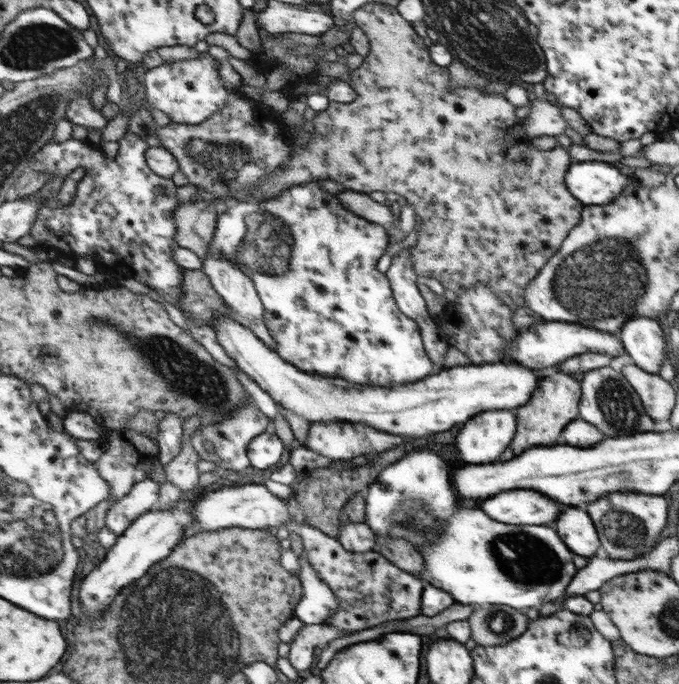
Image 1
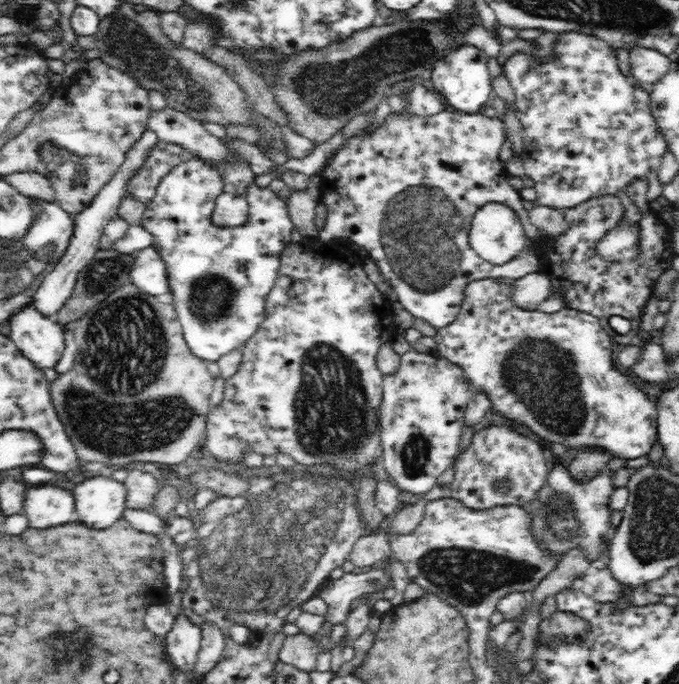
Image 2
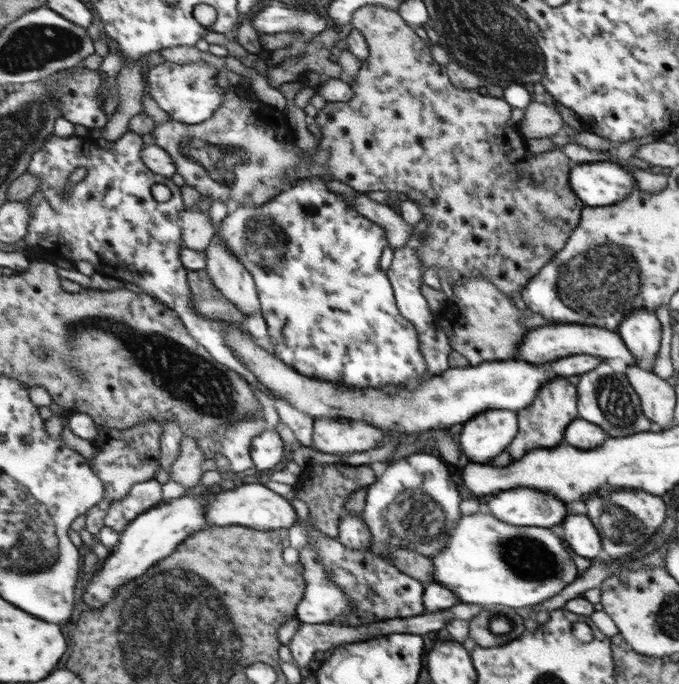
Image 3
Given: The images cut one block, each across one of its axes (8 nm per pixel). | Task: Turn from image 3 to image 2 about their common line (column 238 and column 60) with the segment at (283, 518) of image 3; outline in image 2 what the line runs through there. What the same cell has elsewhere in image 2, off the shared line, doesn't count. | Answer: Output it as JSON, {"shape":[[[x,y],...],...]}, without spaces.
{"shape":[[[54,482],[34,485],[25,491],[23,508],[29,528],[45,530],[78,522],[69,485],[57,487]]]}

